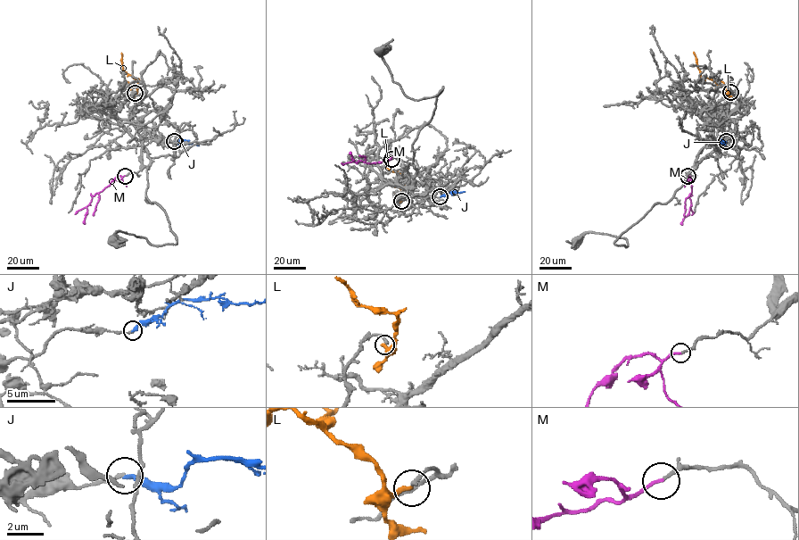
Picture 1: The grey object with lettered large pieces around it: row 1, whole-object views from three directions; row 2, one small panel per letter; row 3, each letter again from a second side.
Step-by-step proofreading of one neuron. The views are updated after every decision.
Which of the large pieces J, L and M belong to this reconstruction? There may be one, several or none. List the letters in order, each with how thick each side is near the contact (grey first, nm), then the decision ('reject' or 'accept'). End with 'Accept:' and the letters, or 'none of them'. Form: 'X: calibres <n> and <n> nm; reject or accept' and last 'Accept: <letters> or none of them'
J: calibres 160 and 240 nm; reject
L: calibres 220 and 240 nm; reject
M: calibres 160 and 170 nm; accept
Accept: M

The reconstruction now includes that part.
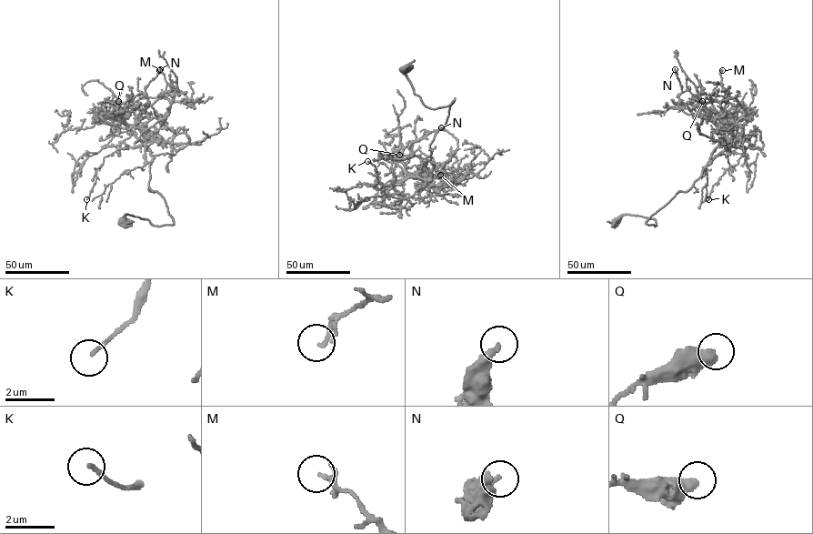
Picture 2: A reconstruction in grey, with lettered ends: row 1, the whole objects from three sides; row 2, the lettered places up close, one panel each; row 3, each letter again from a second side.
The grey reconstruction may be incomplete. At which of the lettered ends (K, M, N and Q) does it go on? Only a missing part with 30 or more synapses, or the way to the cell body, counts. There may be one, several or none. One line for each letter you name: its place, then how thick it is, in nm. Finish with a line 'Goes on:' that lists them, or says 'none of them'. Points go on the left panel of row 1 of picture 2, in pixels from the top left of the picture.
Goes on: none of them

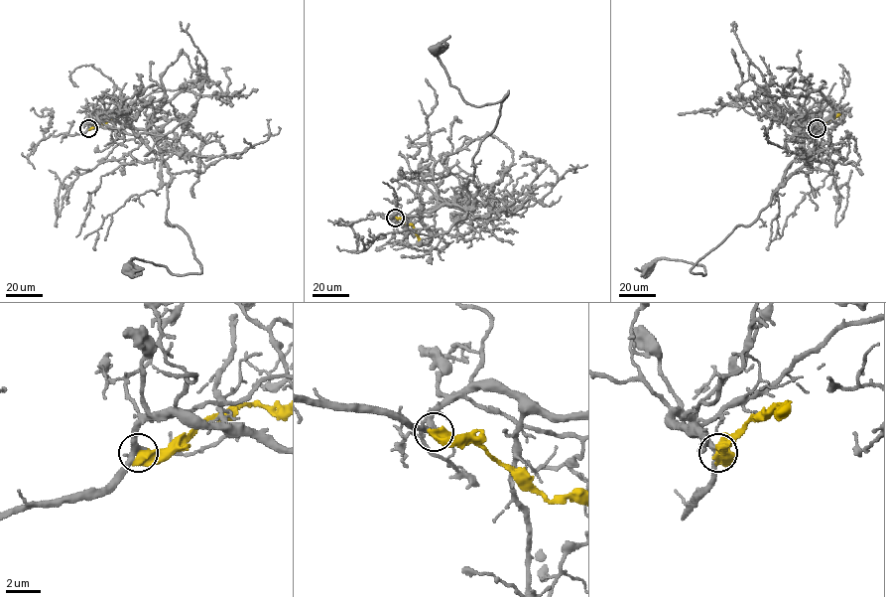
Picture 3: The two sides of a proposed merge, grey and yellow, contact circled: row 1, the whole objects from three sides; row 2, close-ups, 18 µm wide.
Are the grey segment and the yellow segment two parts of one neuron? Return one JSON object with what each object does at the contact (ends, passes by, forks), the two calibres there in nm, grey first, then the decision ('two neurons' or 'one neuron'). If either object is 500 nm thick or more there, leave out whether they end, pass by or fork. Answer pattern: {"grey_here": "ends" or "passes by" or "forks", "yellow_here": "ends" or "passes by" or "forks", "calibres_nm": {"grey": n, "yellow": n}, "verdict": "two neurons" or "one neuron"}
{"calibres_nm": {"grey": 340, "yellow": 750}, "verdict": "two neurons"}

